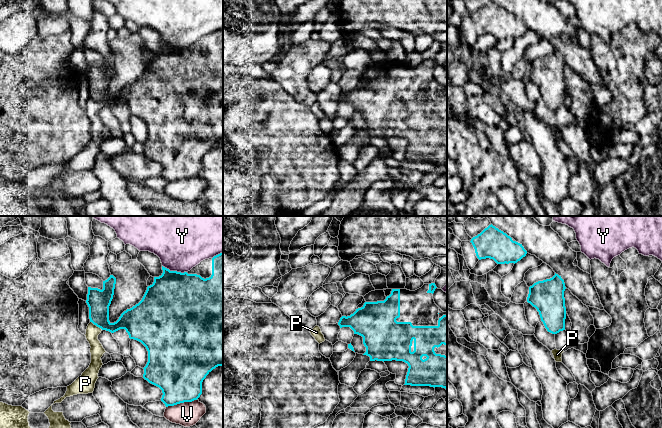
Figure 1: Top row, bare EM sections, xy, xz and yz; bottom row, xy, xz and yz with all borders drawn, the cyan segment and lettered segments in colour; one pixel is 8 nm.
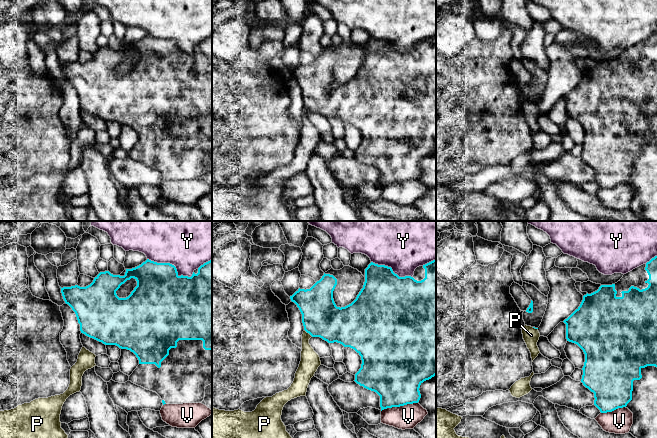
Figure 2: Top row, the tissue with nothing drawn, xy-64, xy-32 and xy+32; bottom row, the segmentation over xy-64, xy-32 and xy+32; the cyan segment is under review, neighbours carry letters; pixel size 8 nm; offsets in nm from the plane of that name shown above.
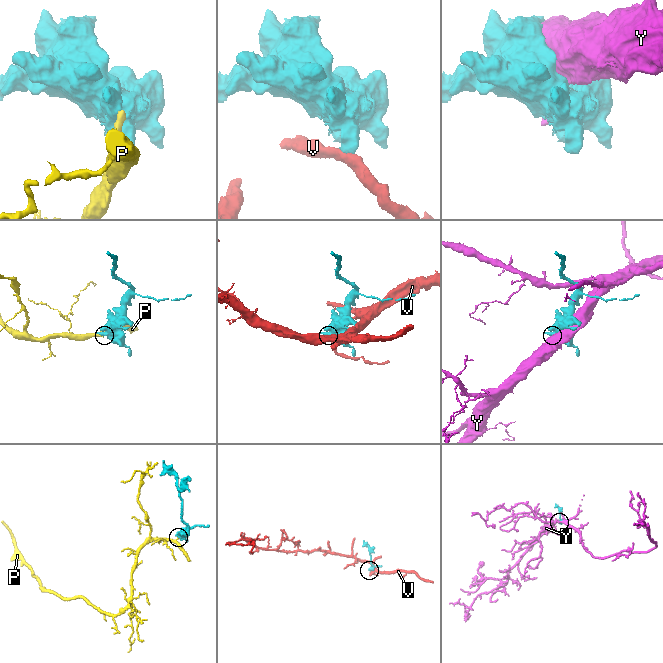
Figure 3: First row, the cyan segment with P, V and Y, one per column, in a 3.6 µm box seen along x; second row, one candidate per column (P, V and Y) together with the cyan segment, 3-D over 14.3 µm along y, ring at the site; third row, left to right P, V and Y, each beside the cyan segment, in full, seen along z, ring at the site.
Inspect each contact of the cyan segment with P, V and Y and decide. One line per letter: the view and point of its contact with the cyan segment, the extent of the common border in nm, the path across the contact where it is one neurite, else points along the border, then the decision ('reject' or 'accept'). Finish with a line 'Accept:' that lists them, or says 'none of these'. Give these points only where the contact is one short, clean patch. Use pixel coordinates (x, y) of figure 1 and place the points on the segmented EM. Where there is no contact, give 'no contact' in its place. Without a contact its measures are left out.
P: meets cyan in xy at (96, 325); contact 120 nm long; border along xy (90, 321), (102, 329); reject
V: meets cyan in xy at (181, 402); contact 260 nm long; reject
Y: meets cyan in xy at (174, 271); contact 200 nm long; reject
Accept: none of these

